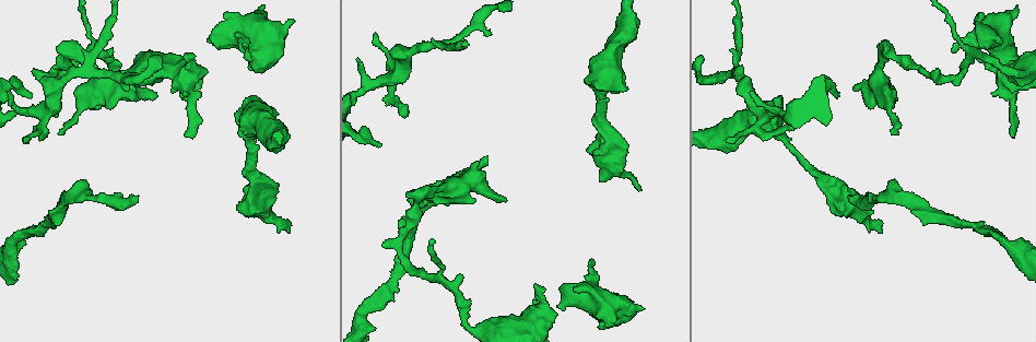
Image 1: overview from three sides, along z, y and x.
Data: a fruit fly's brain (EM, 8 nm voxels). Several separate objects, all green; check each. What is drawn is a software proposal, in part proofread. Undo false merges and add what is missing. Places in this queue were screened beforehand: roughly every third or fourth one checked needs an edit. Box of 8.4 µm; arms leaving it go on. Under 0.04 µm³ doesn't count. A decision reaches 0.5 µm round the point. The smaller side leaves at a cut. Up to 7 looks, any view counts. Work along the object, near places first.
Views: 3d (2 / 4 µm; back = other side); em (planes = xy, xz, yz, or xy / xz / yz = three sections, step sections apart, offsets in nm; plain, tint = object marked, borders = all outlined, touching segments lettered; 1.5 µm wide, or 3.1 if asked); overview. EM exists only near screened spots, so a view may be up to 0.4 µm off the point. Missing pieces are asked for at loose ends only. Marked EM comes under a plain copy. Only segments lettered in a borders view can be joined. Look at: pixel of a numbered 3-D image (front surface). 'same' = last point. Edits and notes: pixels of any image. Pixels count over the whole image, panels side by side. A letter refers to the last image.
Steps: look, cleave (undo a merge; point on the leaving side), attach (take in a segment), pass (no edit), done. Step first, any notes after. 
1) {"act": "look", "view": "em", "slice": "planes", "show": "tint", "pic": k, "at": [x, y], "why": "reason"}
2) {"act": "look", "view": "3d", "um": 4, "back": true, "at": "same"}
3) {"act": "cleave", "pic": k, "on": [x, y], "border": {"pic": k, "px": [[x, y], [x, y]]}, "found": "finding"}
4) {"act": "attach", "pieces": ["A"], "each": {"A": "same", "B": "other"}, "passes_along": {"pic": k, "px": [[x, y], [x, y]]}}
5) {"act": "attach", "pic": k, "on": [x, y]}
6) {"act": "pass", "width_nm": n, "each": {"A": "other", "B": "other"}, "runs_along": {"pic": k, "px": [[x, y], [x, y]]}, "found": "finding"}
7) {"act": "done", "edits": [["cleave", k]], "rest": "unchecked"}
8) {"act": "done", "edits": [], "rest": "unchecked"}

{"act": "look", "view": "3d", "um": 4, "pic": 1, "at": [599, 328], "why": "stops while still wide"}

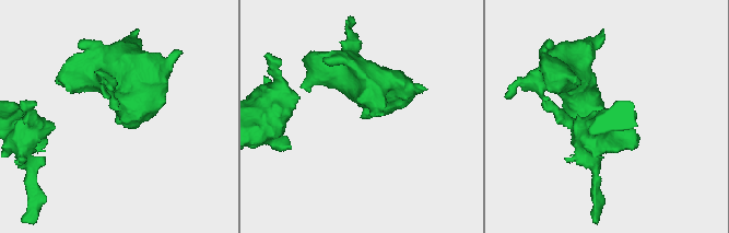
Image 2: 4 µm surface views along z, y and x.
{"act": "look", "view": "em", "slice": "xy", "step": 8, "show": "tint", "pic": 2, "at": [117, 124], "why": "shape alone is not enough"}

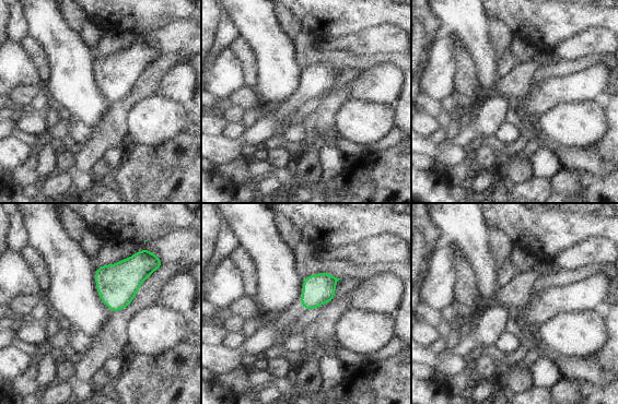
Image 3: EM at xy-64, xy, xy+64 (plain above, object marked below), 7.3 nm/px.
{"act": "look", "view": "em", "slice": "planes", "show": "borders", "at": "same"}

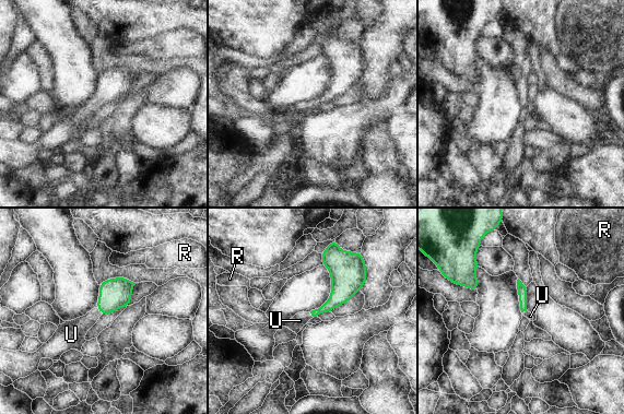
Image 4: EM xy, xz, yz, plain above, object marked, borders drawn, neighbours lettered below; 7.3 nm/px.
{"act": "attach", "pieces": ["U"], "each": {"R": "other", "U": "same"}, "passes_along": {"pic": 4, "px": [[115, 293], [99, 310], [73, 332]]}, "found": "it goes on there"}

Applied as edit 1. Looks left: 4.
{"act": "look", "view": "3d", "um": 4, "pic": 1, "at": [849, 194], "why": "an open end"}

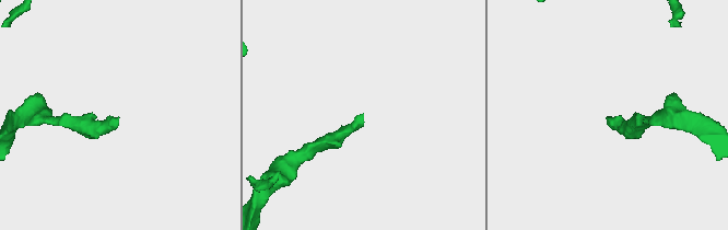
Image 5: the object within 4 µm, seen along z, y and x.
{"act": "look", "view": "em", "um": 3.1, "slice": "xy", "step": 8, "show": "borders", "pic": 5, "at": [608, 118]}

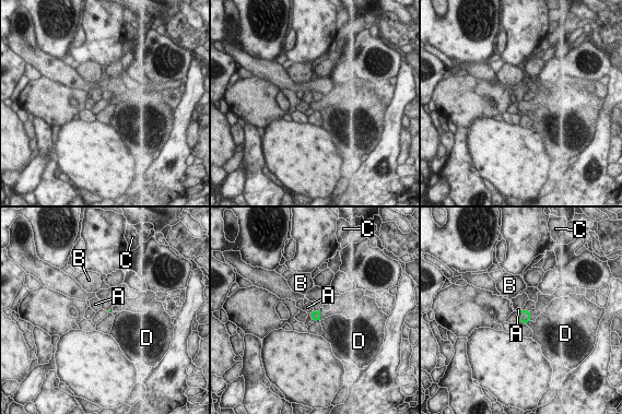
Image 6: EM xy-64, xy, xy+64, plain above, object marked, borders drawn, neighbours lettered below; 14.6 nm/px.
{"act": "pass", "each": {"A": "other", "B": "other", "C": "other", "D": "other"}, "border": {"pic": 6, "px": [[523, 309], [529, 310]]}, "found": "no lettered segment goes on from it"}

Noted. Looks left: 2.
{"act": "look", "view": "3d", "um": 4, "pic": 1, "at": [639, 190], "why": "branch stops here"}

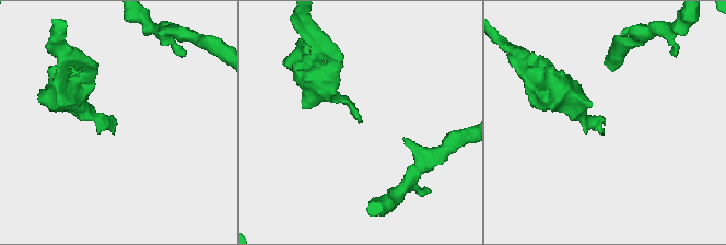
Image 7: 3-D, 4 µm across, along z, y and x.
{"act": "look", "view": "em", "slice": "planes", "show": "borders", "pic": 7, "at": [359, 119]}

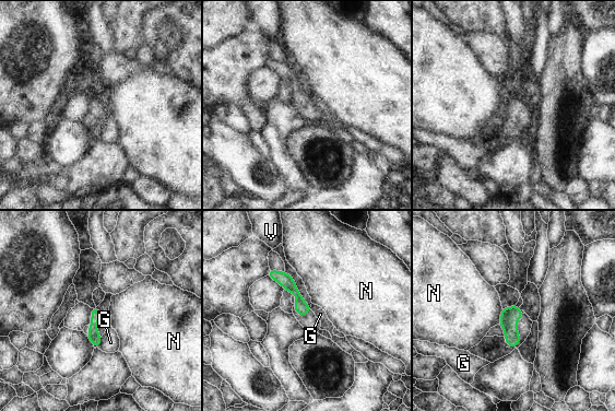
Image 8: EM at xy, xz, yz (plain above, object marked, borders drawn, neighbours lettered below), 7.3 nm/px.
{"act": "pass", "longest_contact_nm": ["N", 130], "each": {"G": "other", "N": "other", "V": "other"}, "border": {"pic": 8, "px": [[501, 307], [501, 314], [497, 324]]}, "found": "none of them fits"}

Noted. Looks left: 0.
{"act": "done", "edits": [["attach", 4]], "rest": "unchecked"}

